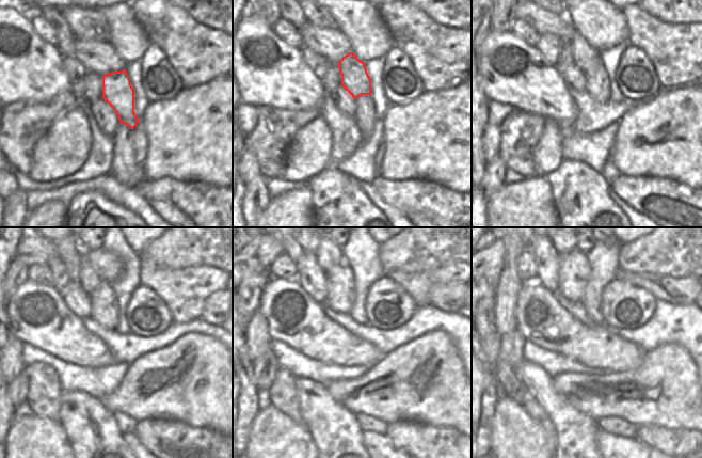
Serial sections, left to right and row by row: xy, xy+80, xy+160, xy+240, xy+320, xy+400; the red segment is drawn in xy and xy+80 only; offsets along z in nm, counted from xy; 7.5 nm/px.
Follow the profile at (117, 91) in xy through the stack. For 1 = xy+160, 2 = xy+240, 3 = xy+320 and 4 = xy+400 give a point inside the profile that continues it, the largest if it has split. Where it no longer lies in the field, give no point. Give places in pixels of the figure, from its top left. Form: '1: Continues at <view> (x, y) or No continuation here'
1: Continues at xy+160 (586, 58)
2: Continues at xy+240 (88, 278)
3: Continues at xy+320 (328, 255)
4: Continues at xy+400 (561, 249)

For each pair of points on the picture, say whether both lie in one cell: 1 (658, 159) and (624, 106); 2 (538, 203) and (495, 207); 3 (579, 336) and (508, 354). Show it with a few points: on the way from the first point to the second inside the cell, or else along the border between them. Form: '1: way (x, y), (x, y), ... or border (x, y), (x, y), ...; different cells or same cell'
1: border (642, 101), (632, 107), (618, 122); different cells
2: way (527, 206), (506, 207); same cell
3: border (516, 329), (525, 340); different cells

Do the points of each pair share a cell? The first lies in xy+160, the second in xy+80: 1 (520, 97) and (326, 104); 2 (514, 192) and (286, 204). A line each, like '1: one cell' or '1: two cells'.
1: two cells
2: one cell

